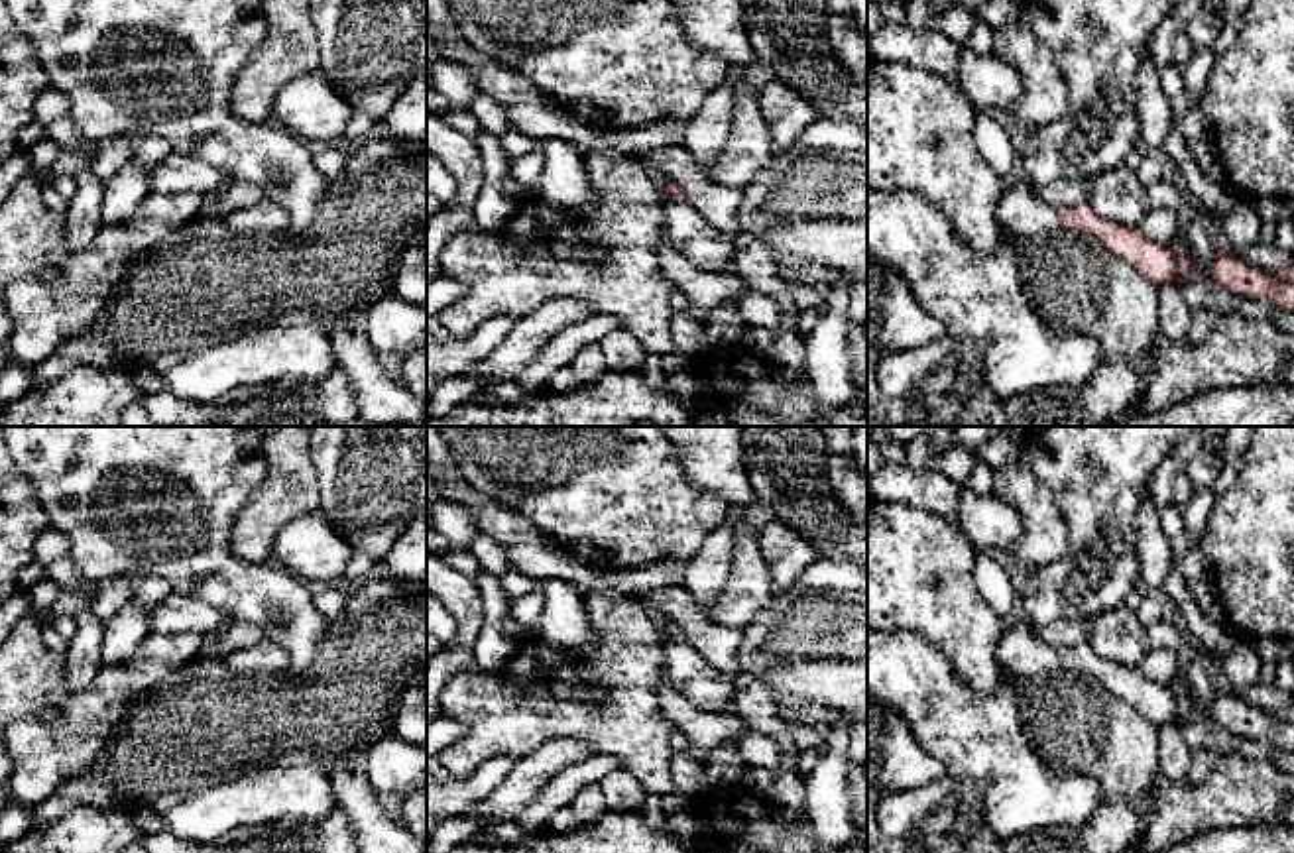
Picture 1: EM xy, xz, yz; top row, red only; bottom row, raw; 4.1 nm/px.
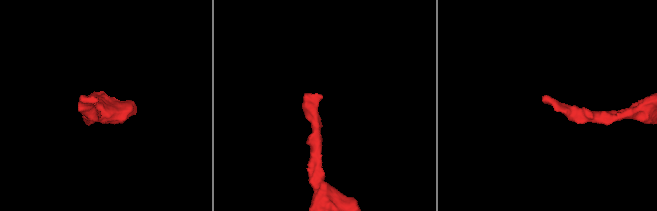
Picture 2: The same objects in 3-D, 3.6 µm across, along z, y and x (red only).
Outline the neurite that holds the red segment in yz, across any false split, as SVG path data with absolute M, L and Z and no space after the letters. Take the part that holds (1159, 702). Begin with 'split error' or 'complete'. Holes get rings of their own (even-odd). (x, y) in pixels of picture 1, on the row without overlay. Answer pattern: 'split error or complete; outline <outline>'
split error; outline M1027 621L1001 631L997 660L1003 670L1013 670L1027 680L1058 666L1095 678L1109 694L1141 711L1156 729L1166 723L1180 729L1196 713L1190 690L1176 694L1172 682L1160 684L1147 678L1137 666L1117 664L1101 656L1088 641L1052 647L1040 641Z

